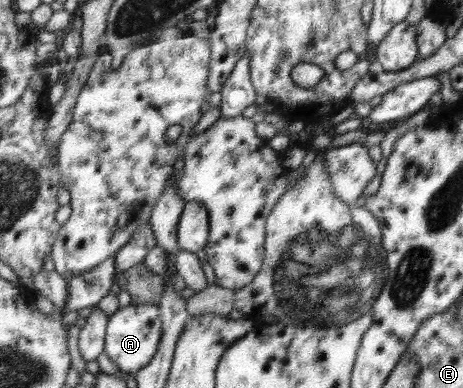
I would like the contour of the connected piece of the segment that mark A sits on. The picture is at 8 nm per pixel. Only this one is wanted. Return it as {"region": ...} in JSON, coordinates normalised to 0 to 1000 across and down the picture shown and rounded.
{"region":[[[279,786],[253,796],[231,822],[225,912],[257,943],[259,959],[294,959],[339,910],[348,879],[348,822],[337,786]]]}

